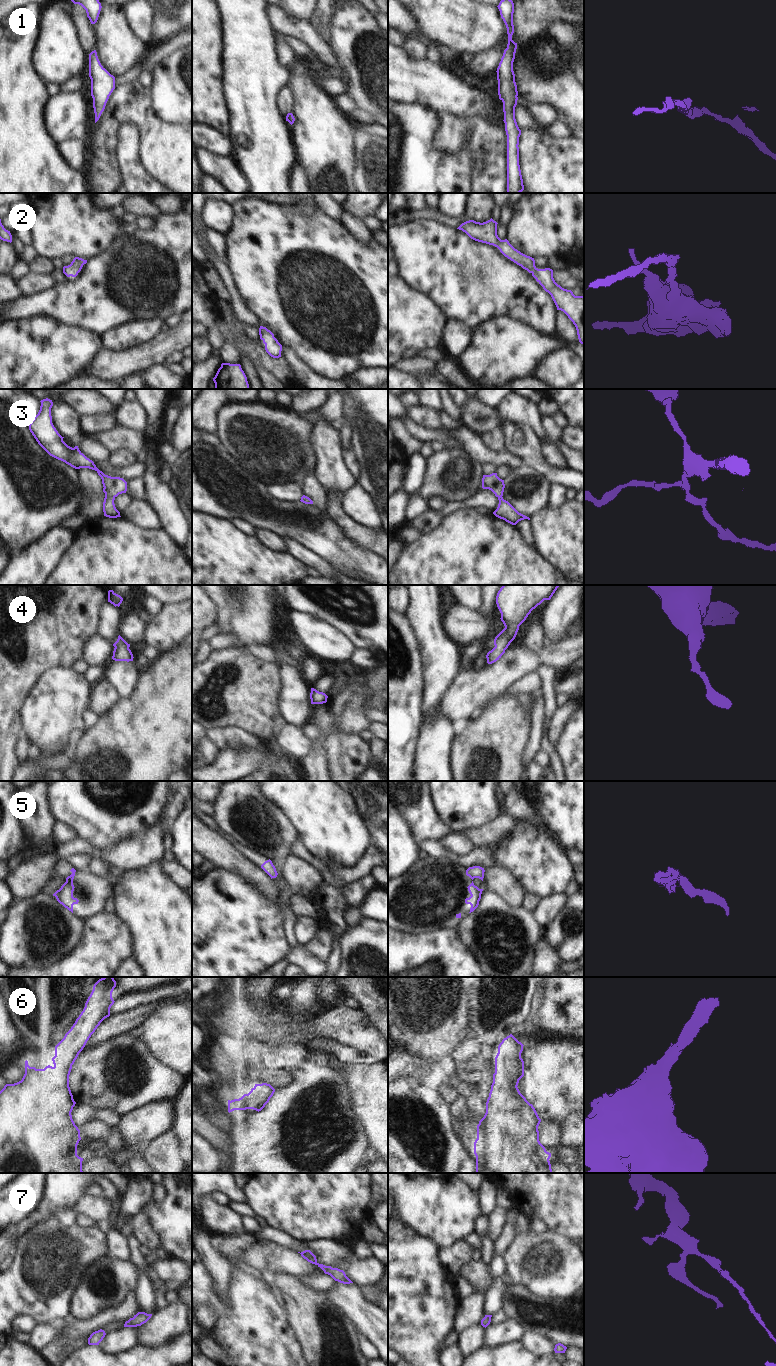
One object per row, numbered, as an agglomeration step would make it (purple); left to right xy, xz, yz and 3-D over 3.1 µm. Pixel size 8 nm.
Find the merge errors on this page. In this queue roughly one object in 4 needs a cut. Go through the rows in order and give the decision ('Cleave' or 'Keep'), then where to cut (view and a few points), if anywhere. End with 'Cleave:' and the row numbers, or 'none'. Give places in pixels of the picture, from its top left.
1: Keep. No split
2: Keep. No split
3: Keep. No split
4: Keep. No split
5: Cleave. Split along yz (466, 870), (473, 878)
6: Keep. No split
7: Keep. No split
Cleave: 5

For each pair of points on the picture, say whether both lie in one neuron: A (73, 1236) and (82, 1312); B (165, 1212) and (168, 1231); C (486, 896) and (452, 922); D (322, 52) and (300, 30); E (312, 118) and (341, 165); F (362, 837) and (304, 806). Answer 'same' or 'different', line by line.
A: different
B: same
C: different
D: same
E: same
F: same

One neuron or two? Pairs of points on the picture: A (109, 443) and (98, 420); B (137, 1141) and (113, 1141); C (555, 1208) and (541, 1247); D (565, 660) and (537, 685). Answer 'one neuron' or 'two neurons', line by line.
A: two neurons
B: two neurons
C: two neurons
D: two neurons

